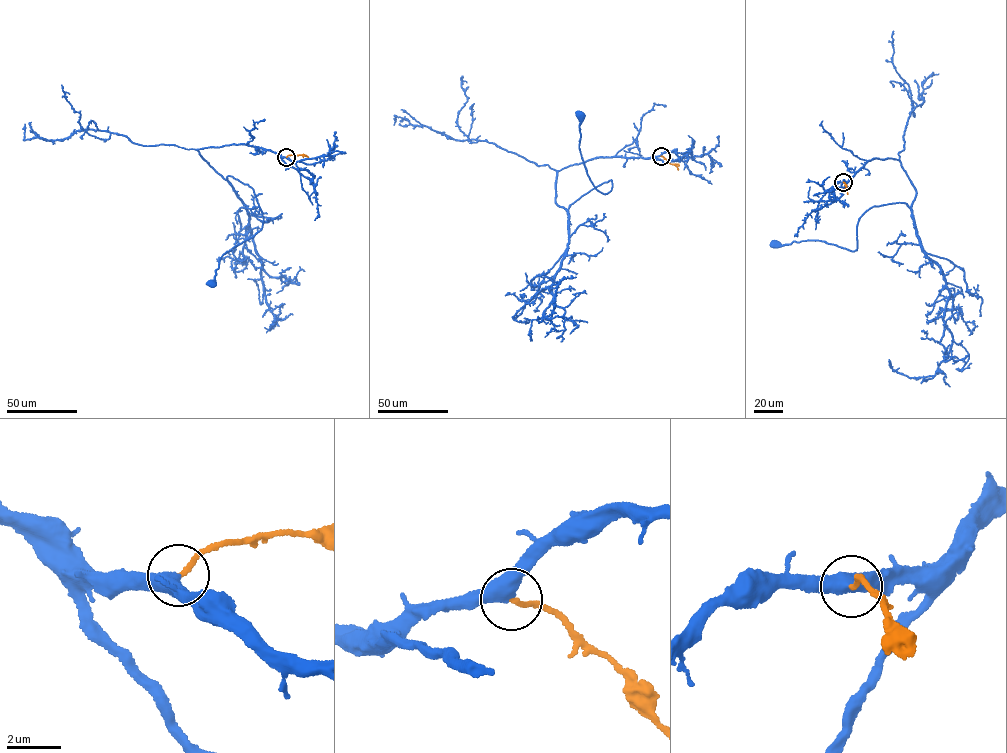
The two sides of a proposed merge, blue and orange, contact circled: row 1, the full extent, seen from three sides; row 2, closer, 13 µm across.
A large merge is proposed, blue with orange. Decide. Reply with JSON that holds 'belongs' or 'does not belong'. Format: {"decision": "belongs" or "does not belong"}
{"decision": "belongs"}

